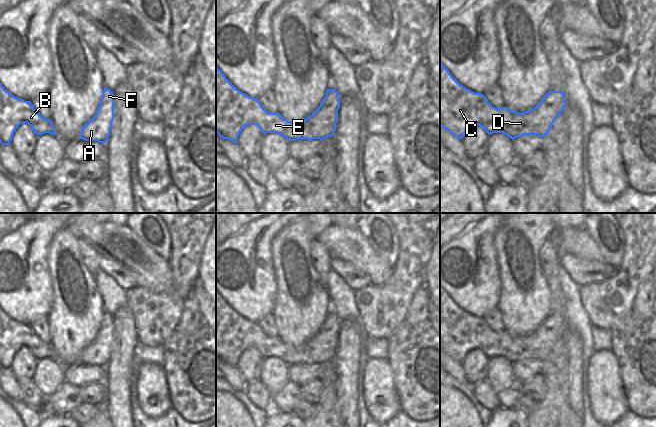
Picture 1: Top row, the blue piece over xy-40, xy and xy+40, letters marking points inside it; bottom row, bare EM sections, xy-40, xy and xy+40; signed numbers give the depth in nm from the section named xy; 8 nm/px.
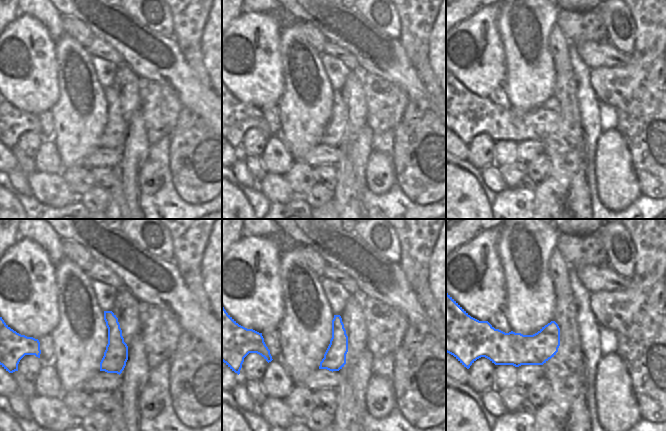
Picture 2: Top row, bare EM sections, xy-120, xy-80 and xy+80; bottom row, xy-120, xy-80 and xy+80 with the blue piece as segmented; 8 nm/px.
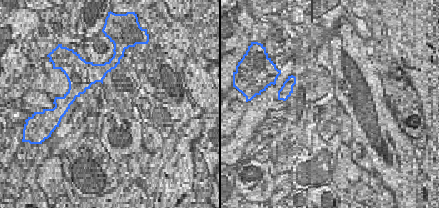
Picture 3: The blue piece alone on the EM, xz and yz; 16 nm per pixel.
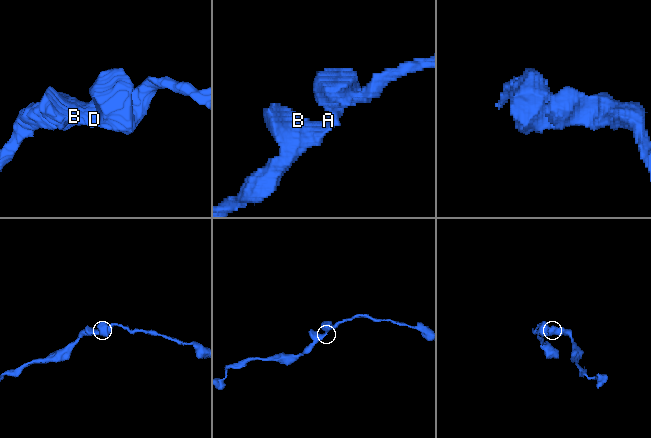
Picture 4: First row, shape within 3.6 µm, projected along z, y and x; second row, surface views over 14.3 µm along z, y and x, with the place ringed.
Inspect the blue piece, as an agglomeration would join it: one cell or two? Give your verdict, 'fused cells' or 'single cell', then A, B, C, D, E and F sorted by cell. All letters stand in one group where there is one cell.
single cell; groups A B C D E F

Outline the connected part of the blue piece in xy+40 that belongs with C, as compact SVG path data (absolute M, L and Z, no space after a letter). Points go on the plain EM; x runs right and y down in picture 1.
M440 287L440 350L455 361L462 363L464 358L473 350L479 349L489 359L503 357L515 363L523 359L545 361L556 342L566 330L566 322L561 315L549 315L542 324L531 334L519 337L507 331L493 331L481 317L475 317L463 311Z

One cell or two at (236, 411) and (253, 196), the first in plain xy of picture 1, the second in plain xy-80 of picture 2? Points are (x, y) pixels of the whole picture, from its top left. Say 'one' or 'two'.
two

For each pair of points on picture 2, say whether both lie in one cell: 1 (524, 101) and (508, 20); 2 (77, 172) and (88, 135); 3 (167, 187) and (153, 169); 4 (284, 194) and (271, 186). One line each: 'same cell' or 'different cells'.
1: same cell
2: different cells
3: different cells
4: same cell

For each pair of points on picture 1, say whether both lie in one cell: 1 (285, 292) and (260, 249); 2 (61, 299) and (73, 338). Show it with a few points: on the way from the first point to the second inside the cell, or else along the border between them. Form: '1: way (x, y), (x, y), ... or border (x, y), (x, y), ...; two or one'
1: border (271, 249), (271, 263), (275, 276), (276, 295); two
2: way (68, 309), (73, 314), (73, 328); one

